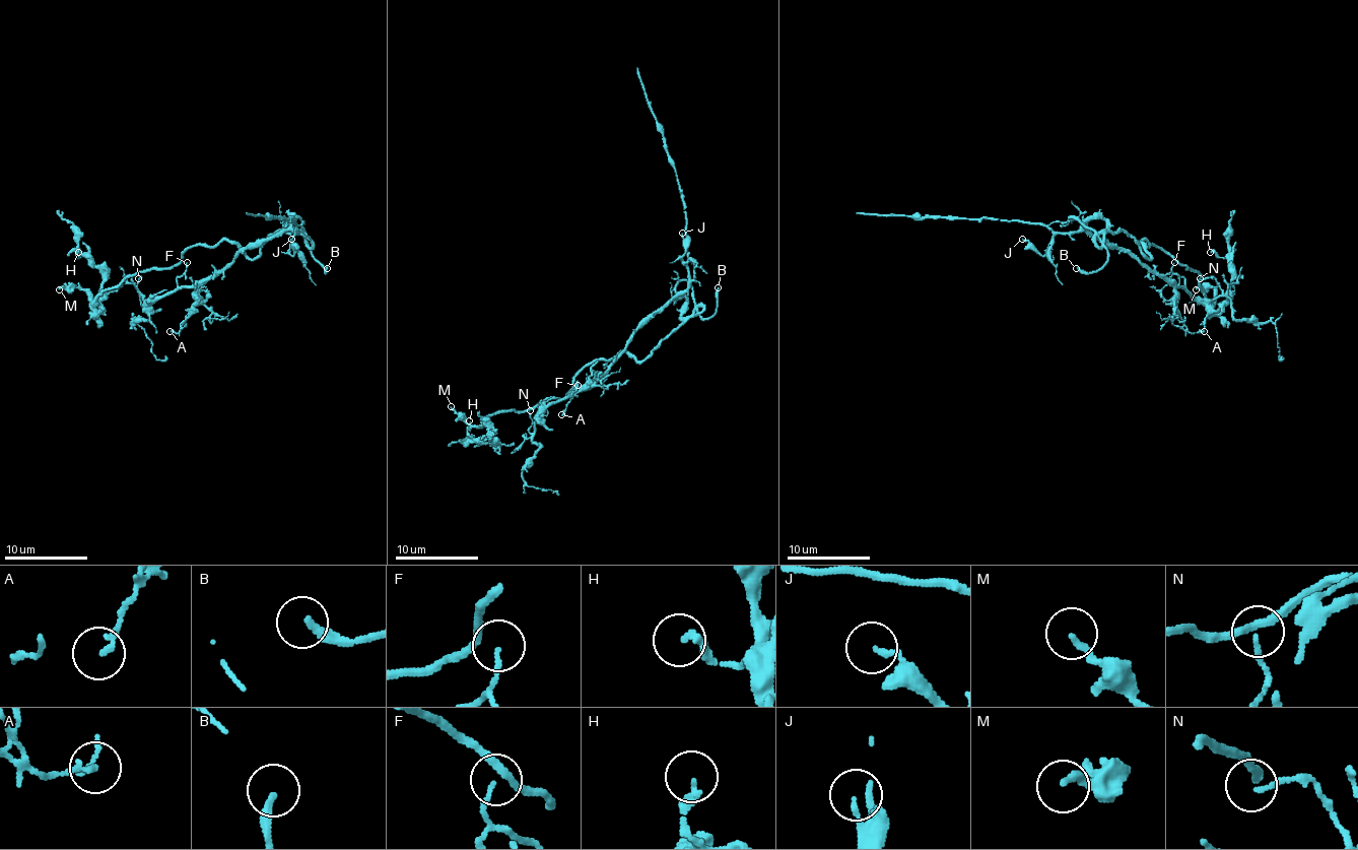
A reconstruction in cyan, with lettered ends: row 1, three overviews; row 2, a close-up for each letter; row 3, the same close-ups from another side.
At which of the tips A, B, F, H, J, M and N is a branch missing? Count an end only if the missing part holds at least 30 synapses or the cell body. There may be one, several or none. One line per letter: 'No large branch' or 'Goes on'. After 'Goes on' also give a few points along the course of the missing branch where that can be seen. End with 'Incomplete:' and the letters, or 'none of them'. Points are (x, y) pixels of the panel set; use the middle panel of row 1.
A: No large branch
B: Goes on. Course of what is missing: (718, 287), (727, 296), (729, 312), (727, 358), (720, 394), (722, 406)
F: No large branch
H: No large branch
J: No large branch
M: No large branch
N: No large branch
Incomplete: B

